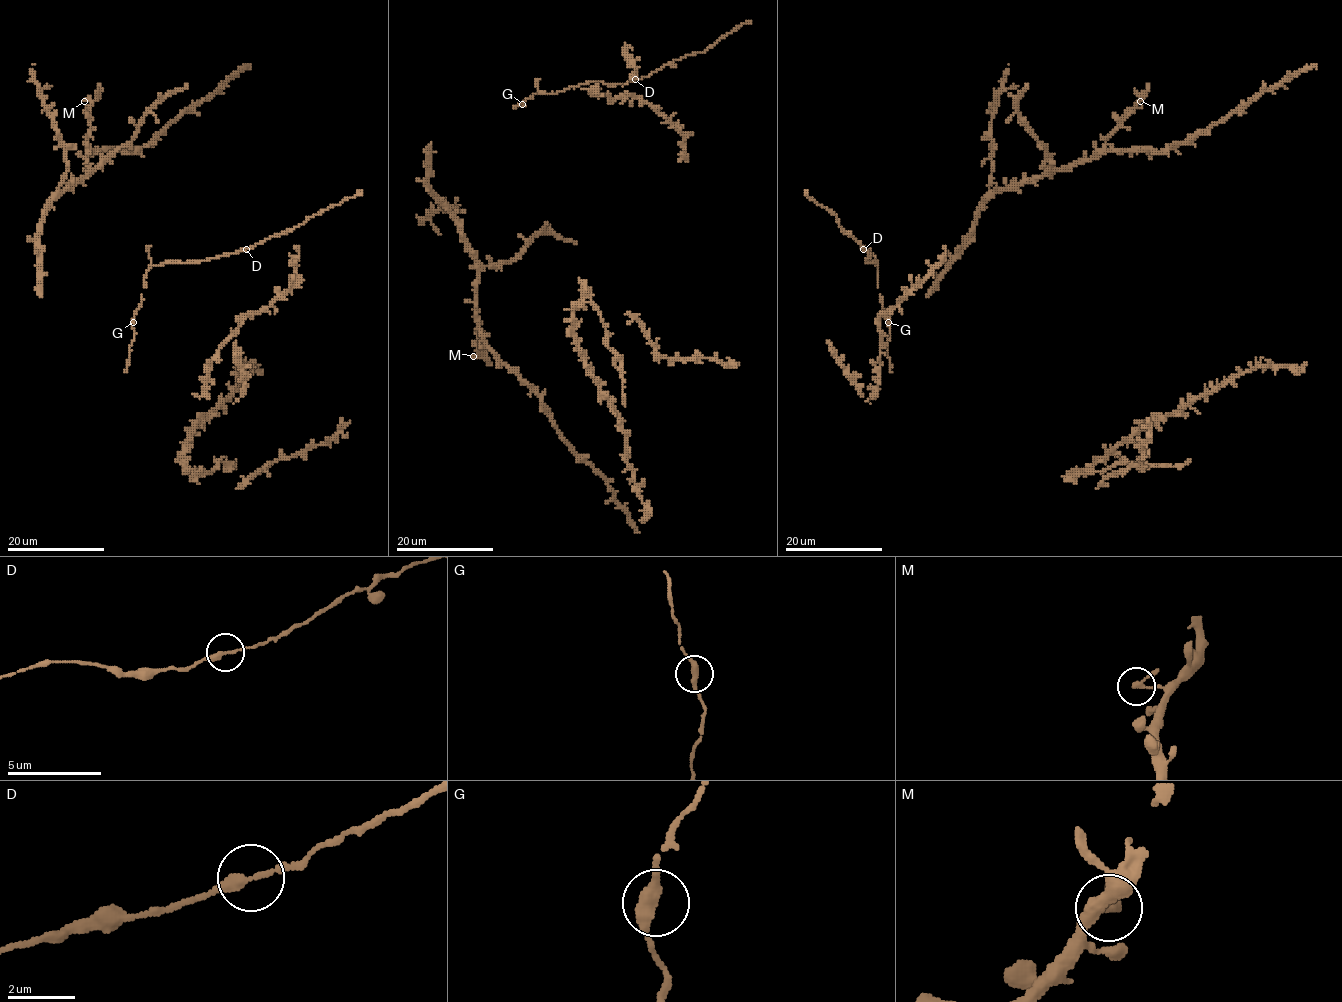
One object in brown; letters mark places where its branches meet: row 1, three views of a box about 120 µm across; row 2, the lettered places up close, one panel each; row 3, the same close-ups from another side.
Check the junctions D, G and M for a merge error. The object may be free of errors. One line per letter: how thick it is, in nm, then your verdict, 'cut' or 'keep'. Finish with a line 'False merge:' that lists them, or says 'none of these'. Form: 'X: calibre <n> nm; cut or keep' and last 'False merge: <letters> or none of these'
D: calibre 240 nm; keep
G: calibre 360 nm; keep
M: calibre 200 nm; keep
False merge: none of these

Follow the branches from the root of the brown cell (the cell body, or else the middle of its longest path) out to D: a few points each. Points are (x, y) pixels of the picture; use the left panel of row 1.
D: (189, 262), (206, 261), (246, 249)

